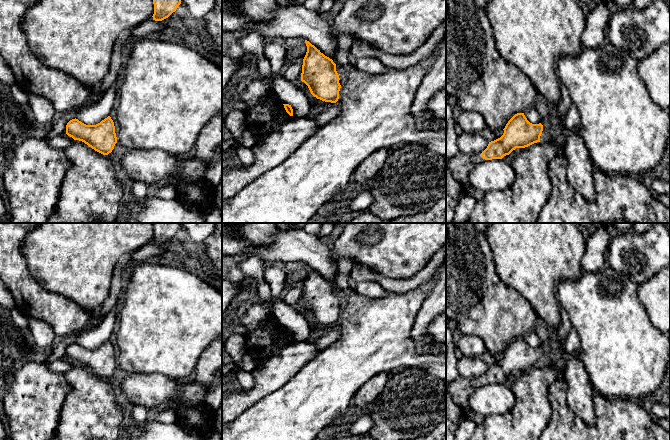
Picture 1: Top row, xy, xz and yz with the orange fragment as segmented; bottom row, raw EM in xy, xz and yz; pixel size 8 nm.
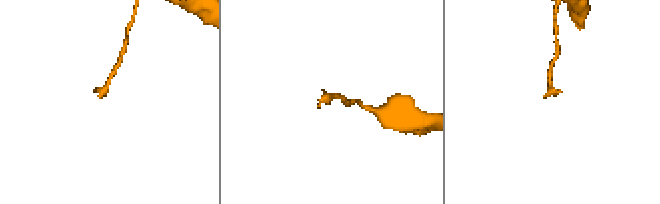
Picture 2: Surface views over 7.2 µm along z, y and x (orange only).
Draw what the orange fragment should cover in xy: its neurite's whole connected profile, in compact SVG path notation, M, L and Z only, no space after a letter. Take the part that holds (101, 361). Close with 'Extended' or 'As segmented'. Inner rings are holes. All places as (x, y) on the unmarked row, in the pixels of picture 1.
M110 340L96 349L86 349L76 342L72 343L66 349L66 358L103 379L111 377L117 367L114 346Z. As segmented

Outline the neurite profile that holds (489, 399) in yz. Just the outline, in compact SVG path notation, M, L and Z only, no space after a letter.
M502 383L483 384L469 397L468 411L483 416L509 413L515 405L515 395Z

